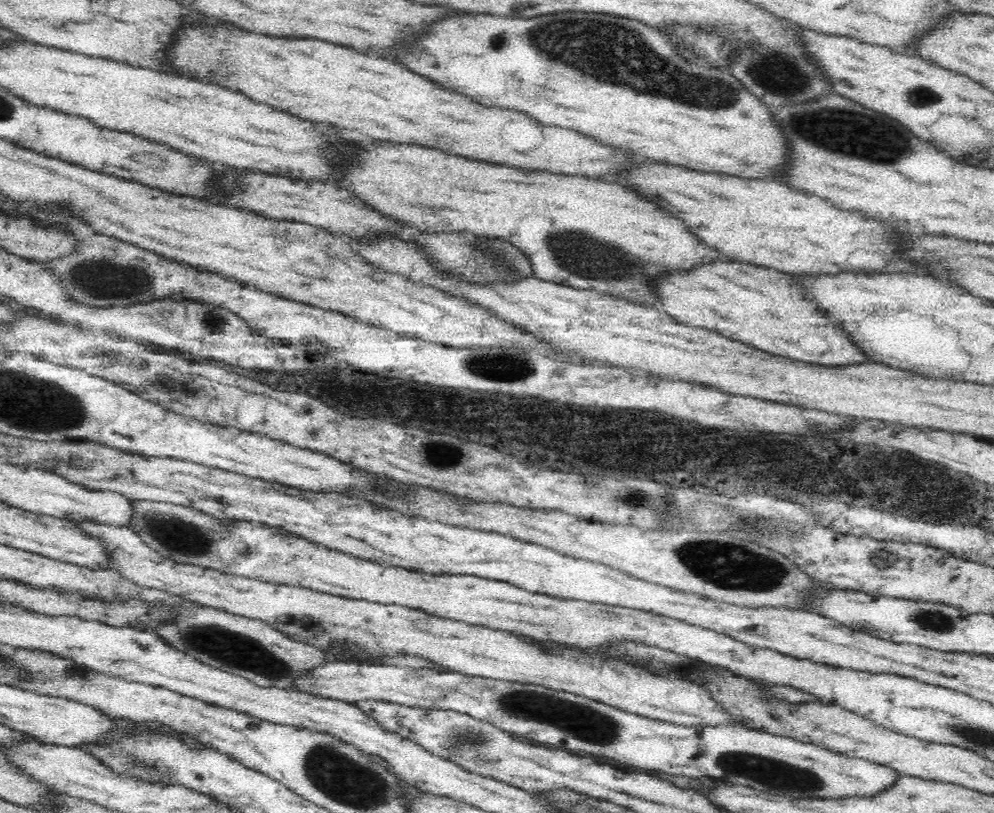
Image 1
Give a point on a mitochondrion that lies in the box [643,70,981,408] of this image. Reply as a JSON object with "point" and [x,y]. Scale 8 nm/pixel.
{"point":[837,130]}

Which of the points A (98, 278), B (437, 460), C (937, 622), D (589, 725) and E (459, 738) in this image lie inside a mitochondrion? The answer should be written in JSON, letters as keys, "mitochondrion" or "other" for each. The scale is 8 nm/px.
{"A":"mitochondrion","B":"mitochondrion","C":"mitochondrion","D":"mitochondrion","E":"mitochondrion"}

